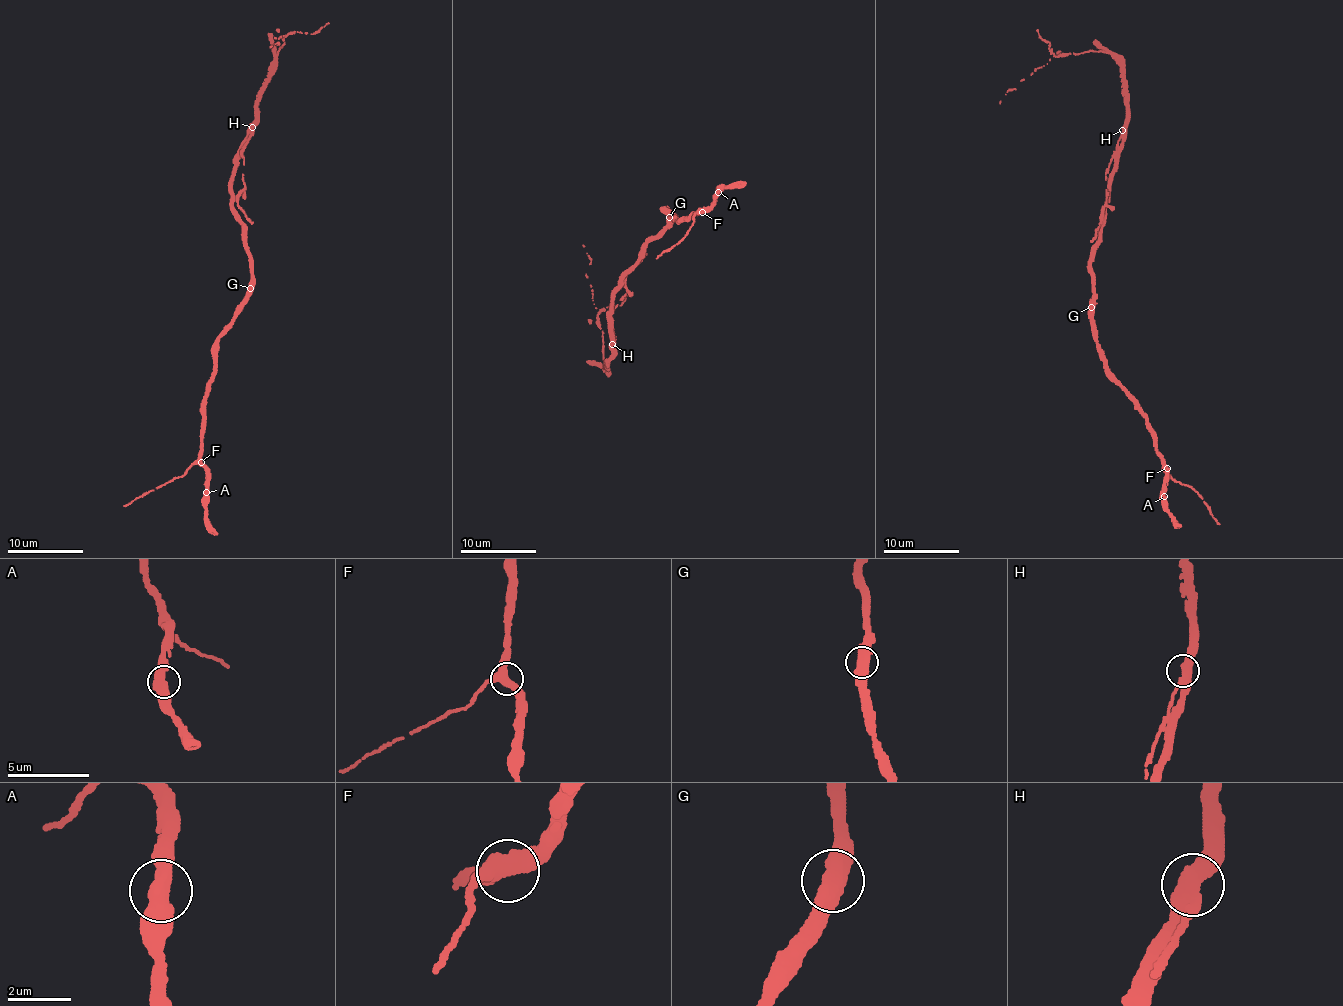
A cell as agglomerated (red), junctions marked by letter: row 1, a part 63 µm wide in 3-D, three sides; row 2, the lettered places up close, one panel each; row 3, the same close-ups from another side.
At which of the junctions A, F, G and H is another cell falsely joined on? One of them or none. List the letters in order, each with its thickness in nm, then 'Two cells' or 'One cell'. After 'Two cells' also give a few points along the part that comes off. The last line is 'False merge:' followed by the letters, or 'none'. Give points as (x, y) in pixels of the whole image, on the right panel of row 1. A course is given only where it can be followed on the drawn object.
A: Thickness 480 nm. One cell
F: Thickness 400 nm. One cell
G: Thickness 500 nm. One cell
H: Thickness 420 nm. Two cells. Course of the part to remove: (1122, 130), (1105, 174), (1105, 204), (1099, 227), (1090, 241)
False merge: H

